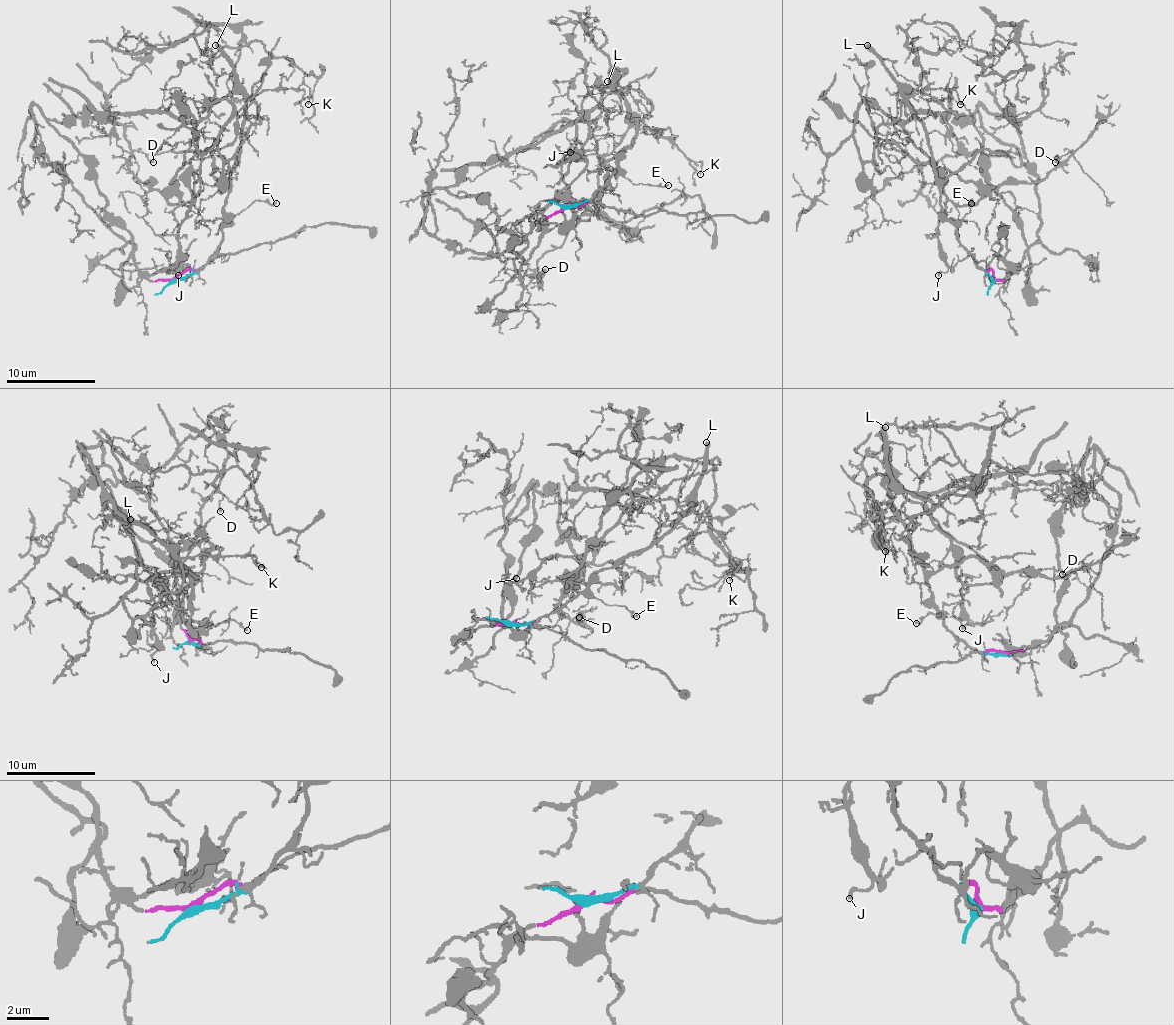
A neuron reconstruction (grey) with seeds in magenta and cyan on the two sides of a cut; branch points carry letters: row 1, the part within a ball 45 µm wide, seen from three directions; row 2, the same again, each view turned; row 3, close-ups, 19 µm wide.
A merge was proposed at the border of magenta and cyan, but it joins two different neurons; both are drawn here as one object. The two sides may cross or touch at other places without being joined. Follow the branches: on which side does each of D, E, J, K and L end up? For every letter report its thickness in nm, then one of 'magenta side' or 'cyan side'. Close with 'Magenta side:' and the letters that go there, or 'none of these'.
D: calibre 170 nm; magenta side
E: calibre 140 nm; cyan side
J: calibre 140 nm; magenta side
K: calibre 100 nm; cyan side
L: calibre 400 nm; cyan side
Magenta side: D, J

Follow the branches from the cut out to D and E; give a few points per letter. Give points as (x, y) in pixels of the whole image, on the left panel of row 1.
D: (174, 278), (149, 278), (171, 269), (171, 251), (142, 216), (151, 182), (129, 169), (134, 153), (154, 162)
E: (174, 278), (185, 278), (196, 272), (220, 243), (223, 229), (243, 209), (256, 200), (276, 202)

